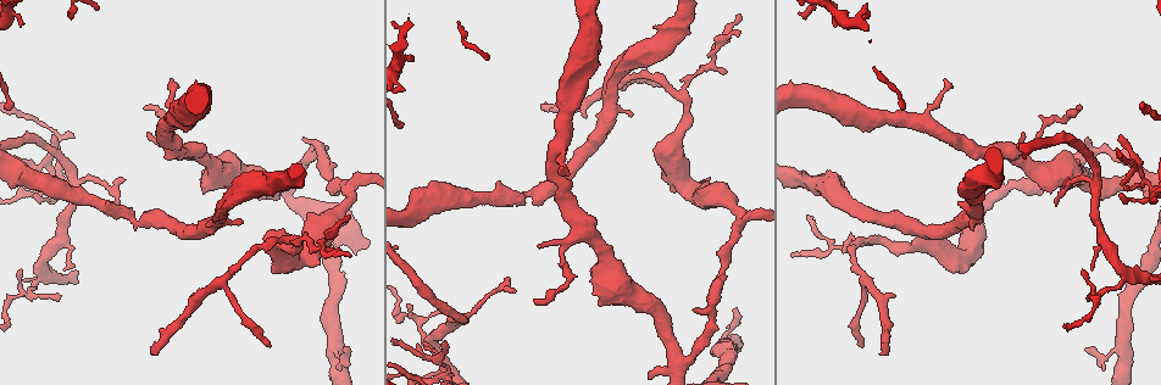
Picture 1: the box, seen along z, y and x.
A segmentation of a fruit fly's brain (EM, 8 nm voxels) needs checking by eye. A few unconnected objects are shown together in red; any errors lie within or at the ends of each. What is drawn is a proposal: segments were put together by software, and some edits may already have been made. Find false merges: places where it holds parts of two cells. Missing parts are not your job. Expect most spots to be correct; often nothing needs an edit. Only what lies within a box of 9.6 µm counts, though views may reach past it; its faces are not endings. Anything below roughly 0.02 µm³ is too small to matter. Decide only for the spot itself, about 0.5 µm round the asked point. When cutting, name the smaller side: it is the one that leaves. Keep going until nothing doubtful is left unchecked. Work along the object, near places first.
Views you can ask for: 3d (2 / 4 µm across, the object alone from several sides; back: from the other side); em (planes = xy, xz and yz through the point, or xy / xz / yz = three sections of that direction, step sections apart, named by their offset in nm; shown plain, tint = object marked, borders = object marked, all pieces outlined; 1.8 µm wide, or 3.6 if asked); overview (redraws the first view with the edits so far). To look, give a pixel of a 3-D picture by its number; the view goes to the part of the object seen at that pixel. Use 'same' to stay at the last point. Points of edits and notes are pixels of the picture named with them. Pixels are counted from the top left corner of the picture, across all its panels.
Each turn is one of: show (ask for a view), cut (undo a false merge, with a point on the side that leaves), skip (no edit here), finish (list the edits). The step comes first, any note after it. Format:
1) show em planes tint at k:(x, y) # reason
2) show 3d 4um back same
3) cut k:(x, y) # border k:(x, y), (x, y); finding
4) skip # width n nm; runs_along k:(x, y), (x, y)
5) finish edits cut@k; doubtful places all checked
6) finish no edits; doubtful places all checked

show 3d 2um at 1:(1039, 134) # narrows sharply

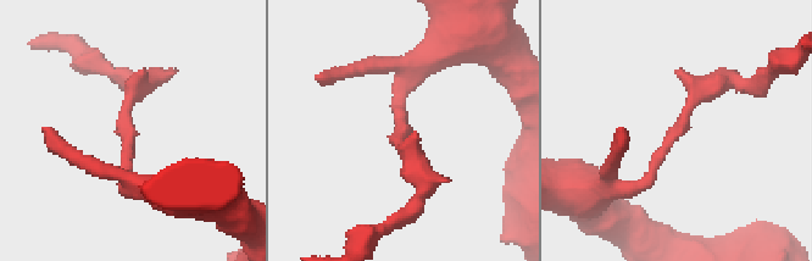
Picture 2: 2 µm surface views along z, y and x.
show em xz step 8 tint at 2:(397, 127) # now the EM

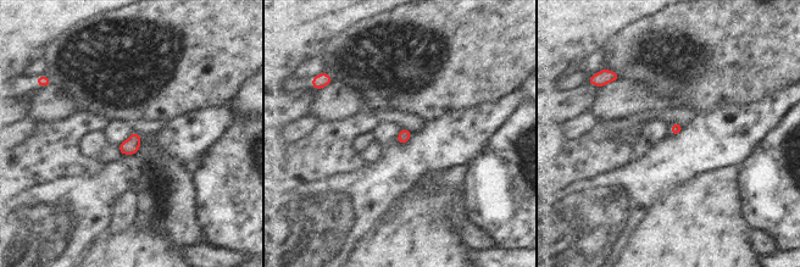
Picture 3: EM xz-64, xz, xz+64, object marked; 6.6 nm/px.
show em planes borders same # cut it another way

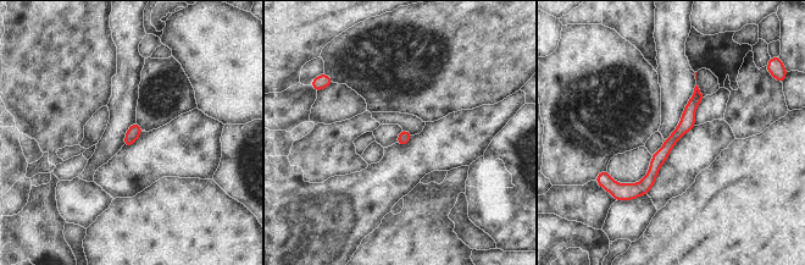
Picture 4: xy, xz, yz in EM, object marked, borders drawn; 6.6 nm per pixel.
skip # runs_along 4:(697, 92), (651, 176), (627, 193); one cell here

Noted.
show em planes tint at 1:(1137, 179) # calibre changes

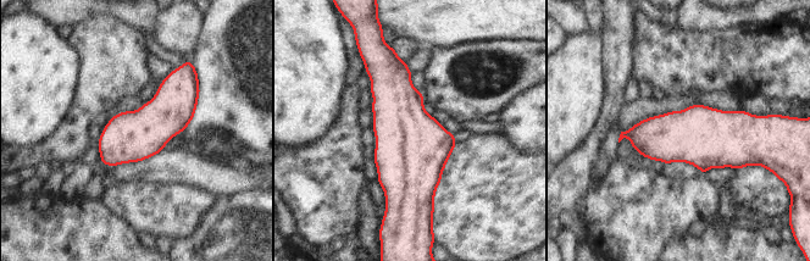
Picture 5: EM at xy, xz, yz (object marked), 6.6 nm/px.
skip # one cell here

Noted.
show em 3.6um planes tint at 1:(1095, 292)

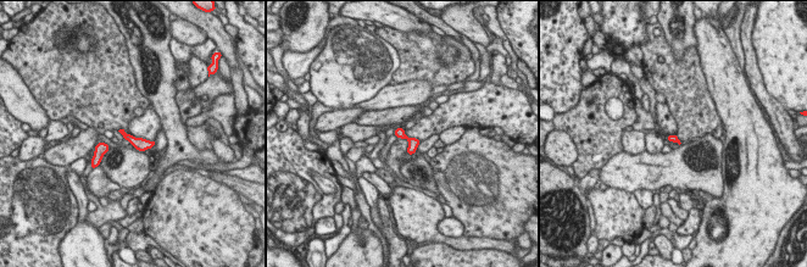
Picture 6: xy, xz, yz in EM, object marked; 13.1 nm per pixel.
skip # width 100 nm; all the same cell

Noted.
finish no edits; doubtful places all checked

